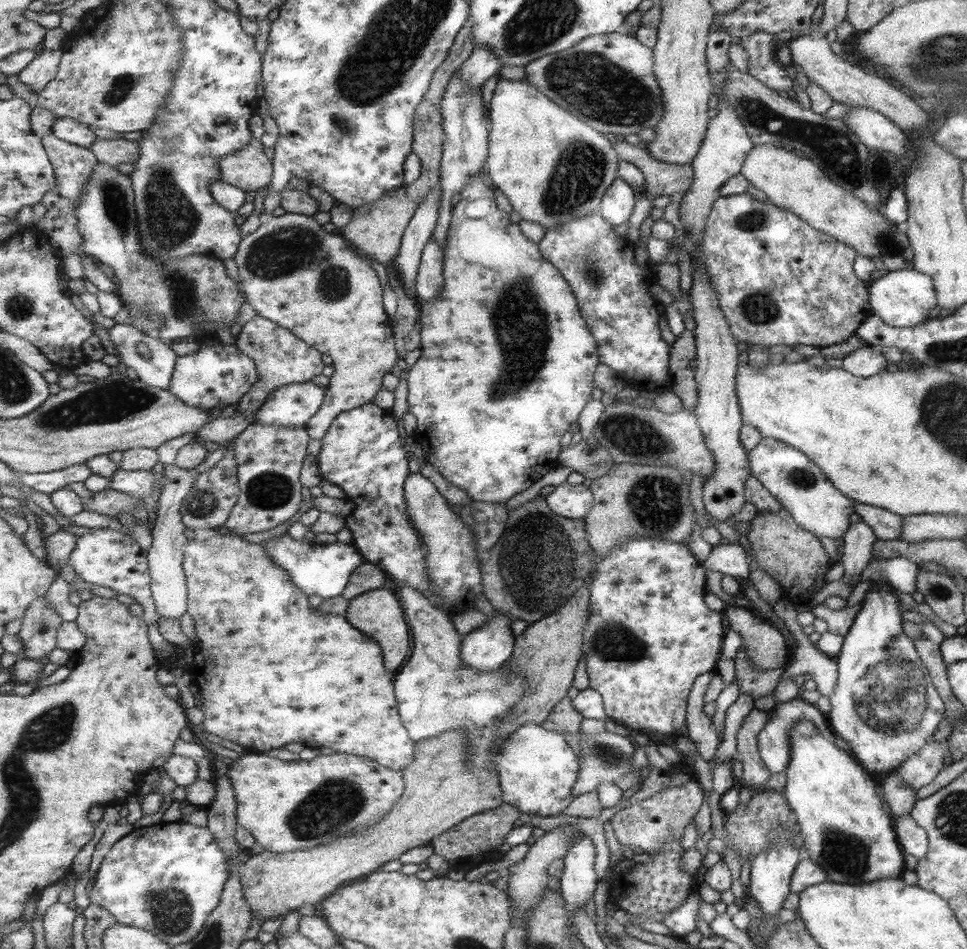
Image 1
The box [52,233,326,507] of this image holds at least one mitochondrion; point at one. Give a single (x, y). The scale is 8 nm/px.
(184, 295)

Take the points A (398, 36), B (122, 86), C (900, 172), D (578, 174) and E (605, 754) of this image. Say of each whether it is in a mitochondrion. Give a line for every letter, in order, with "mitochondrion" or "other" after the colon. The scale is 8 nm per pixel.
A: mitochondrion
B: mitochondrion
C: other
D: mitochondrion
E: mitochondrion

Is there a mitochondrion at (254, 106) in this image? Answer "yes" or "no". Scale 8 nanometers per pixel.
no

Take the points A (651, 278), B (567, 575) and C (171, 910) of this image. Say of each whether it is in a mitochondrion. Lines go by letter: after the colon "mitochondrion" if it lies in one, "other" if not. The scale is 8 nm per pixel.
A: other
B: mitochondrion
C: mitochondrion

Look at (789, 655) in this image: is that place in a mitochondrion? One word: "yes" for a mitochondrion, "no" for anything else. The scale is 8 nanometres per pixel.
no

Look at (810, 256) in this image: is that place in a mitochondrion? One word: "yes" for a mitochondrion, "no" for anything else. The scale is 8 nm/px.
no

